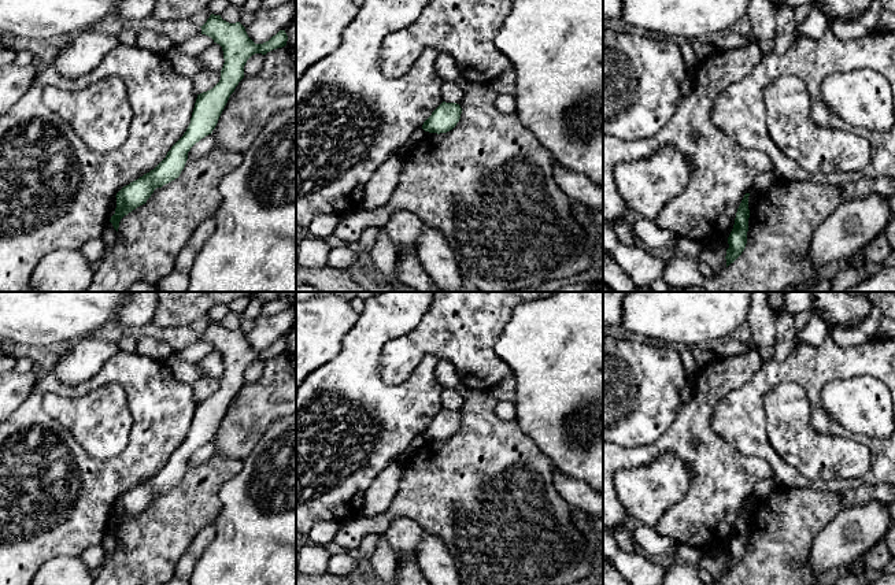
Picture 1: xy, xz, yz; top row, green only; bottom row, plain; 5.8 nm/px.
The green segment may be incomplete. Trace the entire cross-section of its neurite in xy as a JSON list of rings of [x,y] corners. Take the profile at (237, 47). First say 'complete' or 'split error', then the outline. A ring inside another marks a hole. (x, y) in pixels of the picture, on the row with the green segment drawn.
complete | [[[211,14],[207,22],[200,26],[206,34],[219,44],[223,51],[223,67],[219,82],[210,90],[197,95],[191,123],[184,136],[171,147],[166,158],[149,173],[123,186],[117,193],[117,208],[110,222],[118,232],[121,219],[147,203],[156,188],[180,177],[188,160],[188,152],[215,129],[218,119],[238,82],[244,78],[244,66],[255,55],[282,48],[288,36],[280,30],[269,41],[255,44],[240,23],[229,23],[221,15]]]

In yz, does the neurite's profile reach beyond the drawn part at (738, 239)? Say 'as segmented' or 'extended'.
as segmented

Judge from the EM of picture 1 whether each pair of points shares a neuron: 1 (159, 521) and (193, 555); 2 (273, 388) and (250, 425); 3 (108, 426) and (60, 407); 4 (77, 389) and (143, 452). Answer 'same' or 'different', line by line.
1: different
2: same
3: same
4: same

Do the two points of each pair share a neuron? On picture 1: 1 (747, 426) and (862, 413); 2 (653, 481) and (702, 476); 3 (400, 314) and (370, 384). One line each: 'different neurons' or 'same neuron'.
1: different neurons
2: different neurons
3: same neuron

